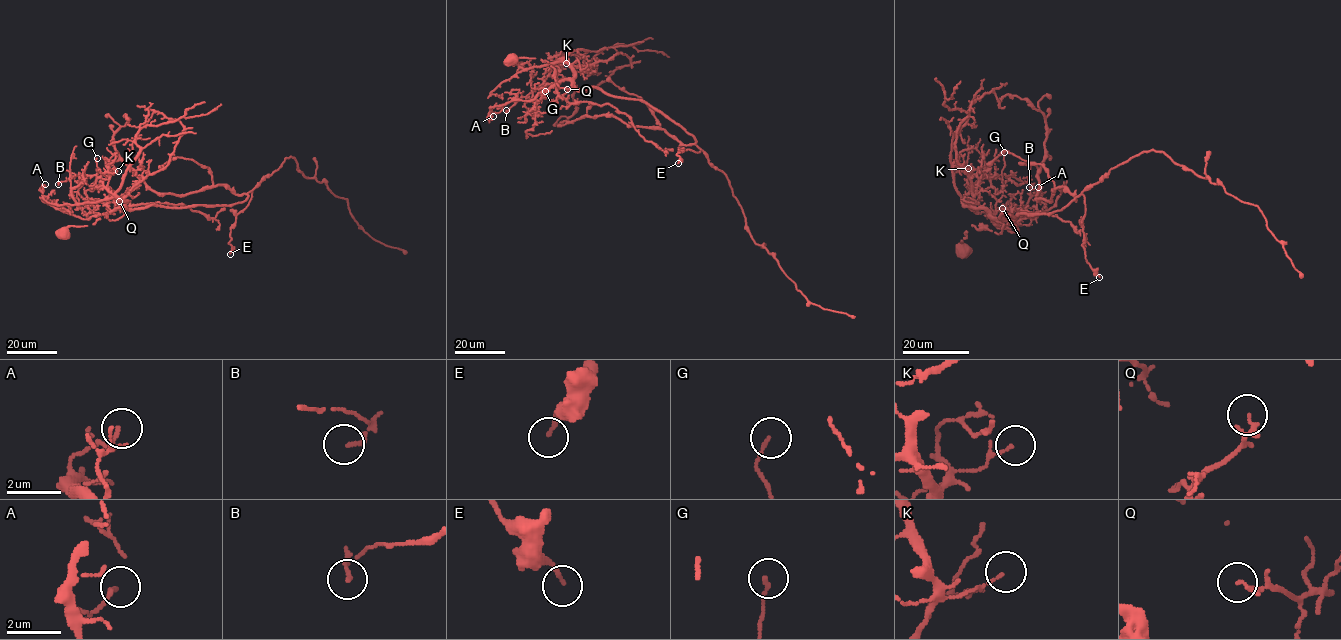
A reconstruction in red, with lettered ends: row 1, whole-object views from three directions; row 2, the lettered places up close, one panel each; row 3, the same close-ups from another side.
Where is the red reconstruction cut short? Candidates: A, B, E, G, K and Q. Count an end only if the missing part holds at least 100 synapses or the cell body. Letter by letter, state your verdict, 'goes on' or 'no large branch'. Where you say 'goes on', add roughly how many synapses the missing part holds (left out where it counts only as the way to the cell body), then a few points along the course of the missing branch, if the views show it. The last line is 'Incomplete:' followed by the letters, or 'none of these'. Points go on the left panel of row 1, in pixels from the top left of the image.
A: no large branch
B: no large branch
E: no large branch
G: no large branch
K: no large branch
Q: no large branch
Incomplete: none of these

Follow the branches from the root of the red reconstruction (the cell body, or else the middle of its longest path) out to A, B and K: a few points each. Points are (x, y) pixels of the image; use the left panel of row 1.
A: (64, 233), (102, 214), (116, 220), (124, 210), (78, 217), (46, 203), (45, 184)
B: (64, 233), (71, 226), (93, 224), (102, 214), (120, 218), (126, 201), (95, 175), (73, 176), (58, 184)
K: (64, 233), (71, 226), (93, 224), (102, 214), (116, 220), (124, 214), (126, 201), (106, 188), (118, 171)

